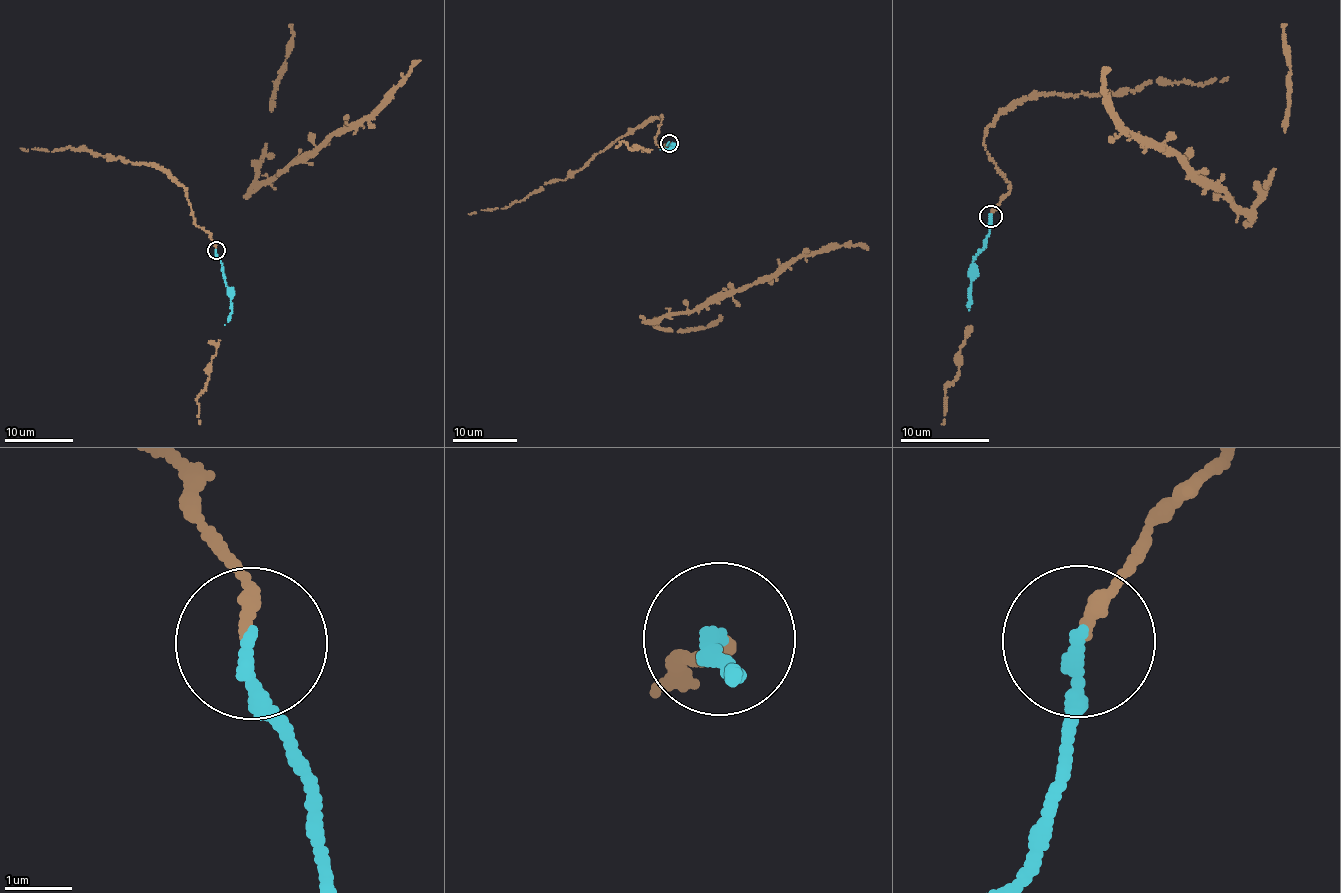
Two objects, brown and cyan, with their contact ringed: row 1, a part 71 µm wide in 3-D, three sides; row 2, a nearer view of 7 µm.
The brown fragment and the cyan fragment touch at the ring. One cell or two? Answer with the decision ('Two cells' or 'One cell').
One cell

